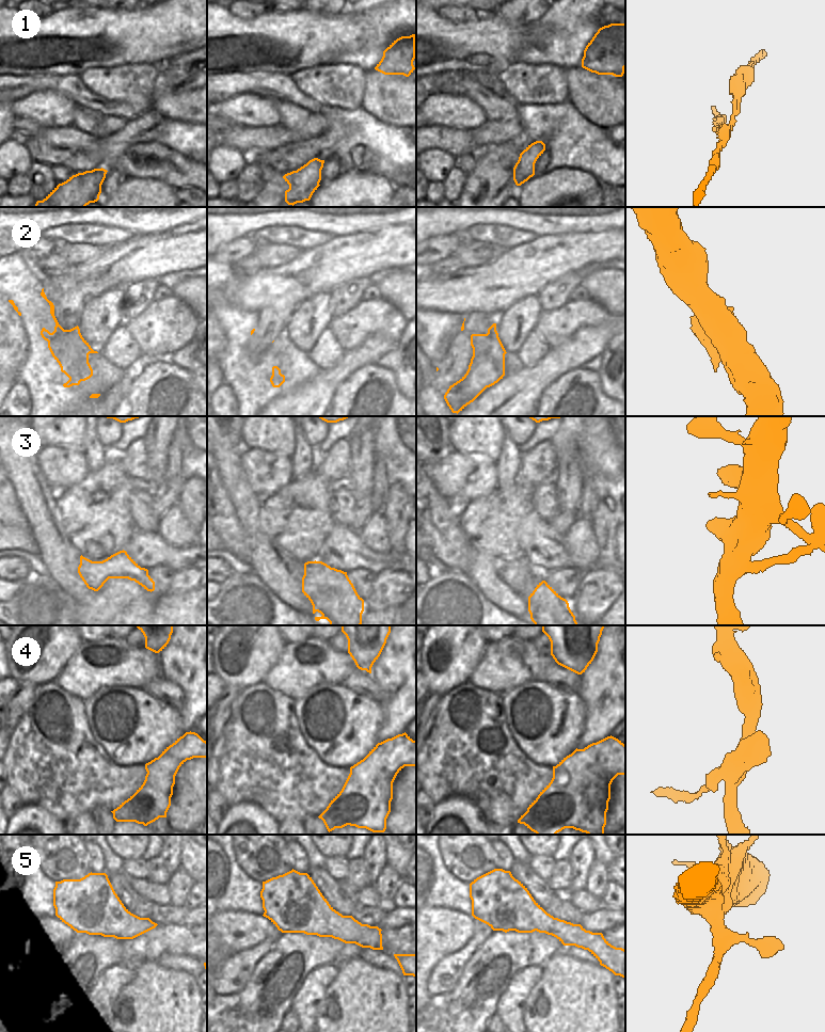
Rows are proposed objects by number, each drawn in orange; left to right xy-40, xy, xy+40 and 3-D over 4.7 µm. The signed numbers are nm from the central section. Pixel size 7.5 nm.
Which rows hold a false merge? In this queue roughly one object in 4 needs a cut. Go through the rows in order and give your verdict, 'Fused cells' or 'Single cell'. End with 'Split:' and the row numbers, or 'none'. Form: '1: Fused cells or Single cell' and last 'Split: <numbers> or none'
1: Fused cells
2: Single cell
3: Single cell
4: Fused cells
5: Single cell
Split: 1, 4

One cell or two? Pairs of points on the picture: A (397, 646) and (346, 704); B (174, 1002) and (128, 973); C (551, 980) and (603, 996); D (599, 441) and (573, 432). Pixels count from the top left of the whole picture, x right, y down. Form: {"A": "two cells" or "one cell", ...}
{"A": "two cells", "B": "two cells", "C": "one cell", "D": "two cells"}

